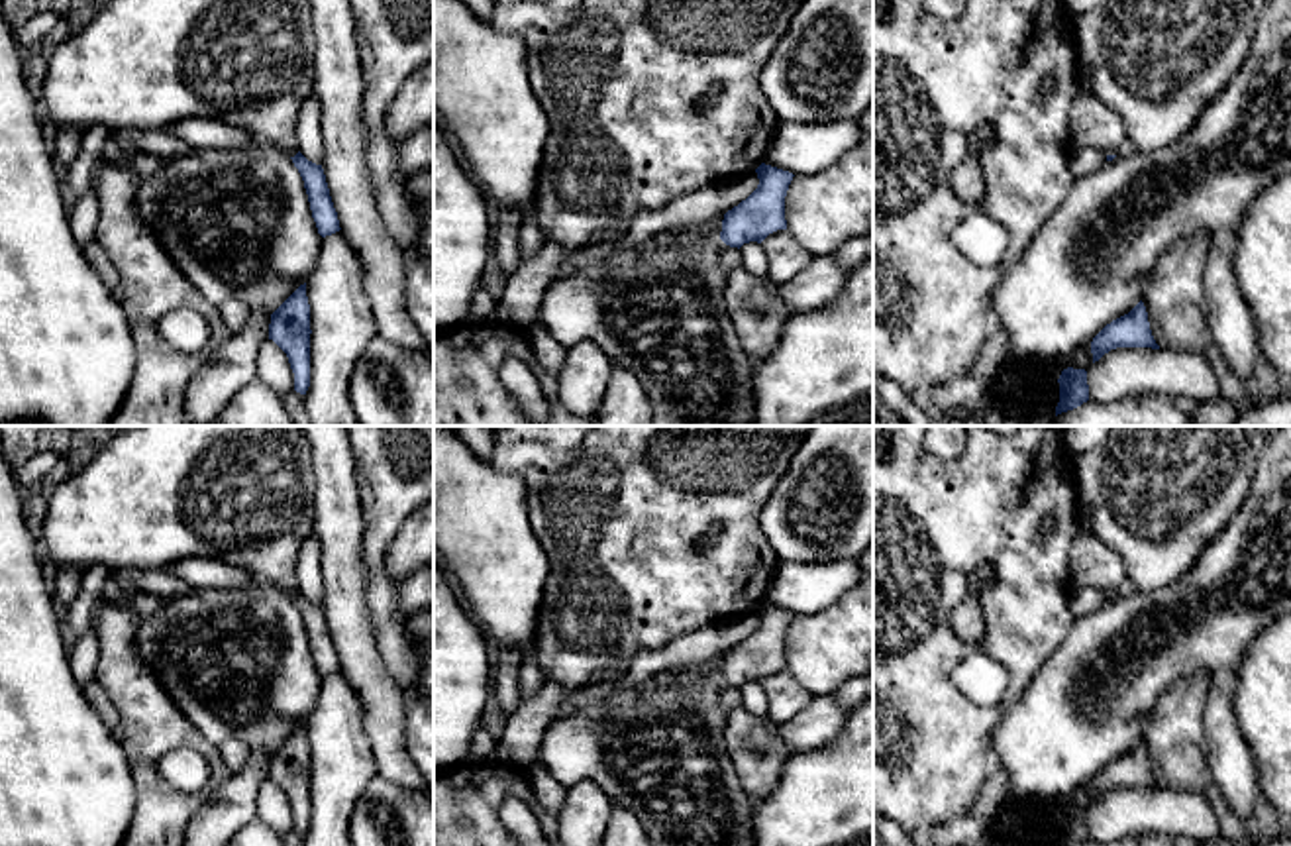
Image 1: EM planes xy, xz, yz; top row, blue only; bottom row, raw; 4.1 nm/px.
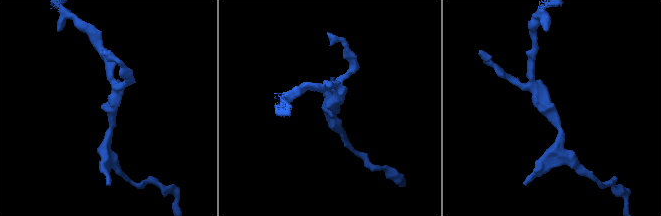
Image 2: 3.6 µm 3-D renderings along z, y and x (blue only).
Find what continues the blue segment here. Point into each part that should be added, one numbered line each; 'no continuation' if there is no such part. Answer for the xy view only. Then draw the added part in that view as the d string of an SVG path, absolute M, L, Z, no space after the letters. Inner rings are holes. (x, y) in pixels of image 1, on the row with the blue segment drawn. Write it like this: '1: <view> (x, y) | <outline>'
no continuation

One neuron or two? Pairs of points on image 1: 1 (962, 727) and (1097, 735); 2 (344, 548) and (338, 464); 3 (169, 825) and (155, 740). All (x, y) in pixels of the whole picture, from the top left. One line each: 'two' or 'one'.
1: two
2: one
3: one

